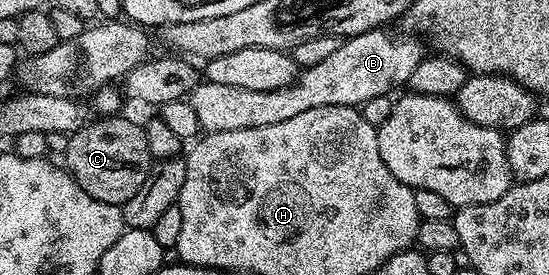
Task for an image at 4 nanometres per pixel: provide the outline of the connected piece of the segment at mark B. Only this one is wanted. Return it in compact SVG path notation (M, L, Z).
M386 29L370 30L364 34L355 34L341 44L337 52L330 53L319 64L313 64L296 77L295 81L283 90L273 92L249 92L247 88L229 88L229 84L213 84L203 80L189 95L190 106L195 113L195 120L200 131L208 134L229 132L241 128L261 128L265 124L281 124L281 120L289 120L289 116L301 116L301 112L309 112L313 108L322 106L362 106L365 100L381 98L388 95L398 82L408 83L417 68L417 64L424 59L424 43L411 38L394 38L386 34Z

